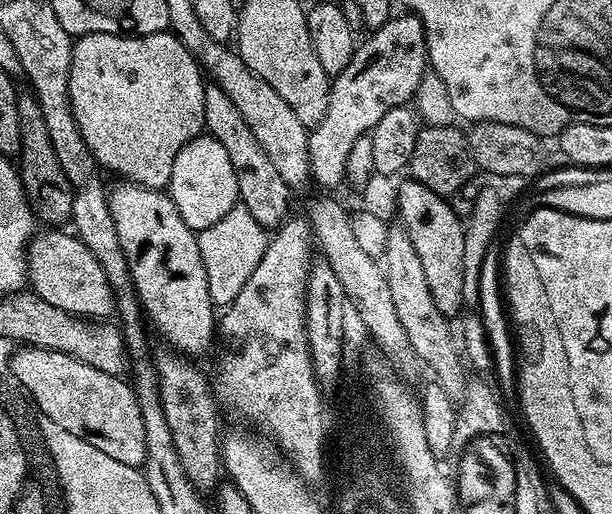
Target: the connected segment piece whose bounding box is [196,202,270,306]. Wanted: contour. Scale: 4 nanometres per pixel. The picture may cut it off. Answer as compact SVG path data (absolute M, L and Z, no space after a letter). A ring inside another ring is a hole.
M239 202L221 221L198 232L196 241L202 254L202 266L206 266L206 282L213 305L227 306L238 298L238 290L246 286L246 278L250 278L250 274L254 274L254 266L262 262L269 239L265 228L254 222L254 214Z

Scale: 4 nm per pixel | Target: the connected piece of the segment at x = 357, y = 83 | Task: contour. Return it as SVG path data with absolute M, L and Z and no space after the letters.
M393 15L382 27L361 39L356 52L338 75L331 77L328 105L322 122L308 133L311 183L336 188L345 183L346 154L360 136L367 136L387 111L413 99L429 67L424 27L417 16Z

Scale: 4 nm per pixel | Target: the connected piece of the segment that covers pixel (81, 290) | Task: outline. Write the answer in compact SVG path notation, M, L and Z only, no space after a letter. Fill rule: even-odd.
M64 230L44 231L37 233L32 238L26 252L26 259L28 261L27 277L33 292L52 306L66 310L67 313L74 316L92 320L109 319L115 313L116 298L113 294L113 288L108 283L106 274L103 273L102 266L99 265L97 258L81 242L80 238L73 233L60 232Z

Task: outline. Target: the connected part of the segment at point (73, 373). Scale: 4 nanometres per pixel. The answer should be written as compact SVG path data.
M24 346L21 349L12 357L12 369L43 419L55 428L64 424L64 428L80 432L80 439L98 446L98 450L126 466L133 468L136 461L144 461L146 428L142 426L135 391L127 379L94 370L94 366L86 366L86 362L78 362L74 356L52 352L49 348Z

